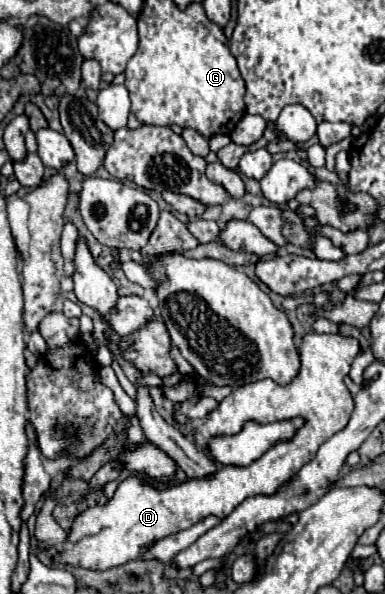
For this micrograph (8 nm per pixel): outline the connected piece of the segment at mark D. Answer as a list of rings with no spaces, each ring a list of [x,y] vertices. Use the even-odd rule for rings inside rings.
[[[308,333],[302,337],[300,359],[302,367],[290,385],[276,385],[272,379],[256,381],[252,385],[238,387],[232,395],[220,401],[218,409],[212,411],[202,427],[194,431],[194,441],[198,447],[208,445],[208,437],[238,433],[244,421],[272,423],[292,417],[304,417],[306,425],[296,431],[294,439],[276,443],[260,459],[248,467],[220,467],[216,477],[190,479],[180,485],[156,487],[144,483],[140,477],[132,475],[122,481],[114,497],[106,505],[96,505],[74,519],[72,533],[64,543],[64,551],[54,557],[54,561],[68,563],[84,569],[110,569],[124,565],[144,553],[146,545],[172,535],[184,527],[192,527],[208,515],[228,517],[244,499],[254,495],[272,495],[276,489],[290,481],[302,465],[312,461],[318,447],[330,439],[334,433],[344,429],[348,417],[354,409],[354,399],[344,385],[344,377],[350,373],[350,365],[358,353],[358,341],[342,335],[318,335]]]

